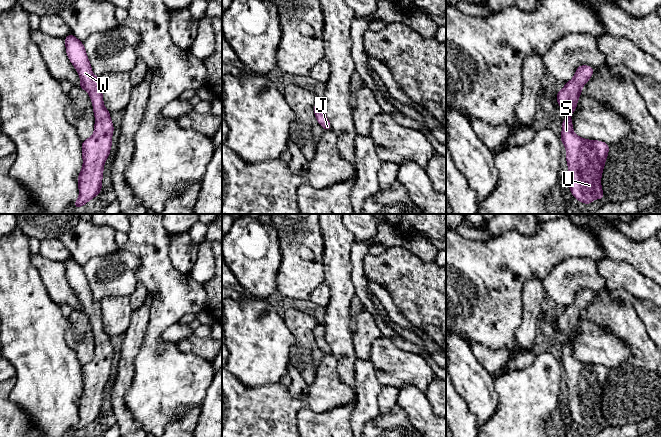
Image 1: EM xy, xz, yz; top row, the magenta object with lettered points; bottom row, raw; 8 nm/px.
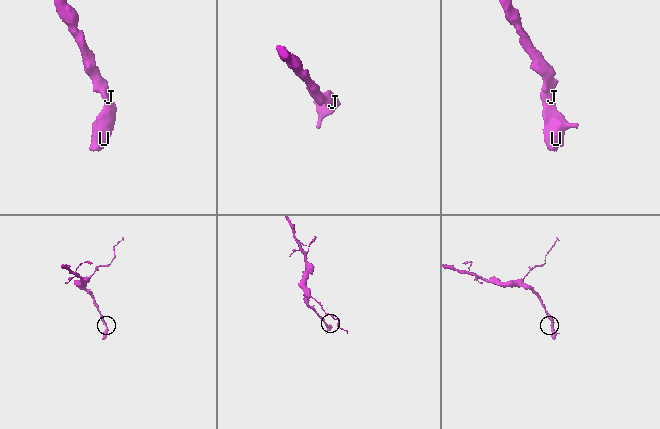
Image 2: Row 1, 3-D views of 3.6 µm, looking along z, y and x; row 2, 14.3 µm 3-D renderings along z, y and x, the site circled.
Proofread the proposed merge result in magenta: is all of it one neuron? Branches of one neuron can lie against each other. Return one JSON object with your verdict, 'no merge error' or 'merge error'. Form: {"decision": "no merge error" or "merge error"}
{"decision": "no merge error"}

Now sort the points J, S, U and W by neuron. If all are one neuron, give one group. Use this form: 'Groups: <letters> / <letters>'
Groups: J S U W

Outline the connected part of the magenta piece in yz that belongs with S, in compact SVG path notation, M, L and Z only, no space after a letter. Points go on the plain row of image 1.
M588 289L578 290L574 301L556 317L557 327L566 337L562 346L561 366L566 372L570 415L574 422L587 429L595 423L604 423L601 400L609 369L576 359L573 356L571 338L577 332L582 310L589 305L593 296L594 293Z

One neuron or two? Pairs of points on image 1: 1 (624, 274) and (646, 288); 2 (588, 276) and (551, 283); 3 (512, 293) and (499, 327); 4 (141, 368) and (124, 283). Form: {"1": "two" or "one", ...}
{"1": "one", "2": "one", "3": "one", "4": "two"}

